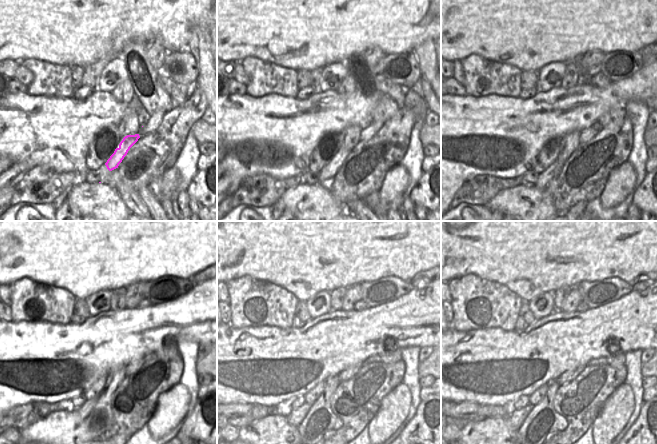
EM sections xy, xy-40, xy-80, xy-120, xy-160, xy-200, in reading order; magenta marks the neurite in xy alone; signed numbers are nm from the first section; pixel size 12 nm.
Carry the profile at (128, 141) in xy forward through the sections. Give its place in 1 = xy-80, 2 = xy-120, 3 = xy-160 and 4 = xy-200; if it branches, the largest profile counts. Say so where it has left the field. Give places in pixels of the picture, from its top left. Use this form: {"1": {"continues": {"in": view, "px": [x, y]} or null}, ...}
{"1": {"continues": {"in": "xy-80", "px": [553, 170]}}, "2": {"continues": {"in": "xy-120", "px": [86, 408]}}, "3": {"continues": {"in": "xy-160", "px": [295, 417]}}, "4": {"continues": {"in": "xy-200", "px": [516, 419]}}}

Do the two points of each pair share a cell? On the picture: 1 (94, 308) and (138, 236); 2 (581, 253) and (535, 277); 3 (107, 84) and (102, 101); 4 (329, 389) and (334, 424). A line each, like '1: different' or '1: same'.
1: different
2: same
3: different
4: same

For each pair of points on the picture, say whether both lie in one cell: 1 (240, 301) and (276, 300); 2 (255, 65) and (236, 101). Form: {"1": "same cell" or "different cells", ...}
{"1": "same cell", "2": "different cells"}

